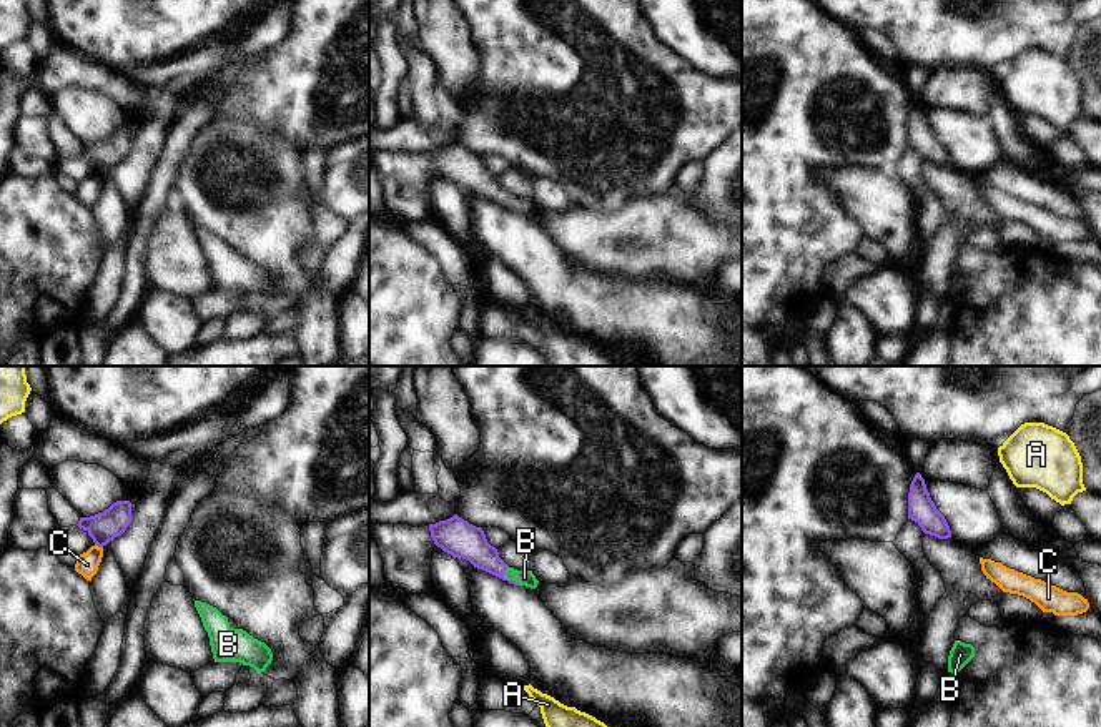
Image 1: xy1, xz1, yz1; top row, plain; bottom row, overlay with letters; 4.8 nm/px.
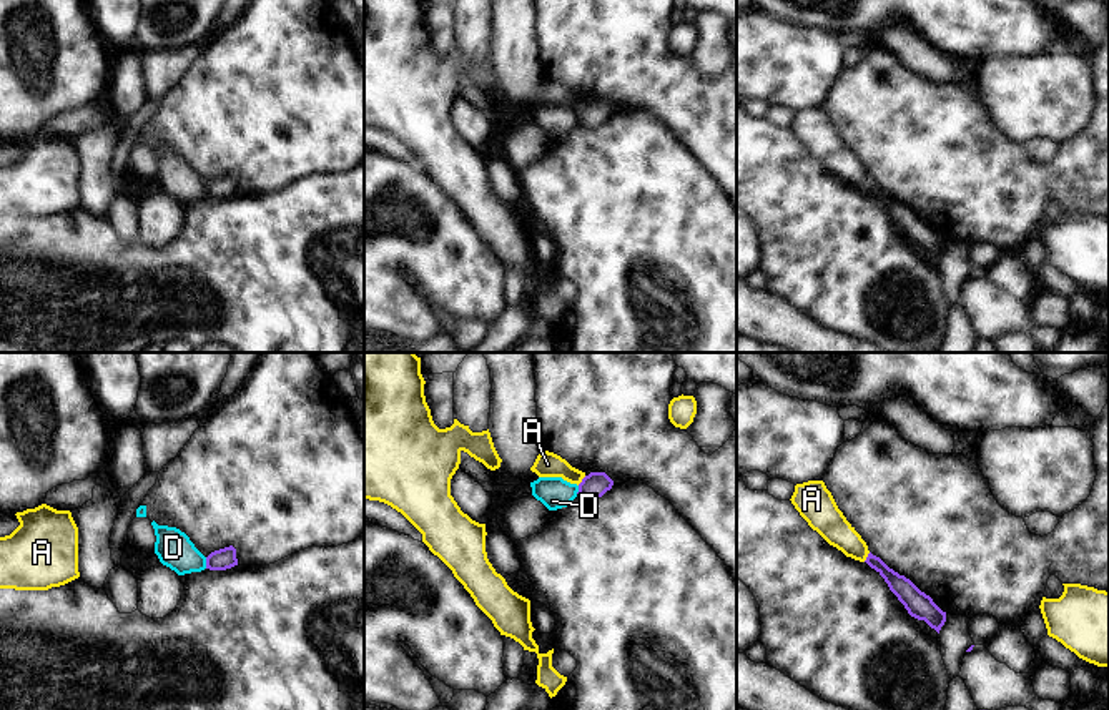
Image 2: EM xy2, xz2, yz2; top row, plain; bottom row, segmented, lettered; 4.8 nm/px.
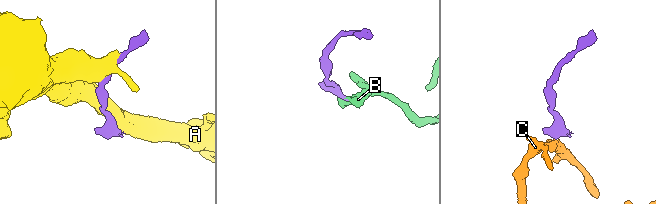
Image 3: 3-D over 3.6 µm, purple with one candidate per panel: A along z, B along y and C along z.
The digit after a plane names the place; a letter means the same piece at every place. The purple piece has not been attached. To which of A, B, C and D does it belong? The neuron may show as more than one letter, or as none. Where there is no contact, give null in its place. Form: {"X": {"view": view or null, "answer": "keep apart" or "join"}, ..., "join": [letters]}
{"A": {"view": "xz2", "answer": "keep apart"}, "B": {"view": "xz1", "answer": "join"}, "C": {"view": "xy1", "answer": "keep apart"}, "D": {"view": "xy2", "answer": "keep apart"}, "join": ["B"]}

